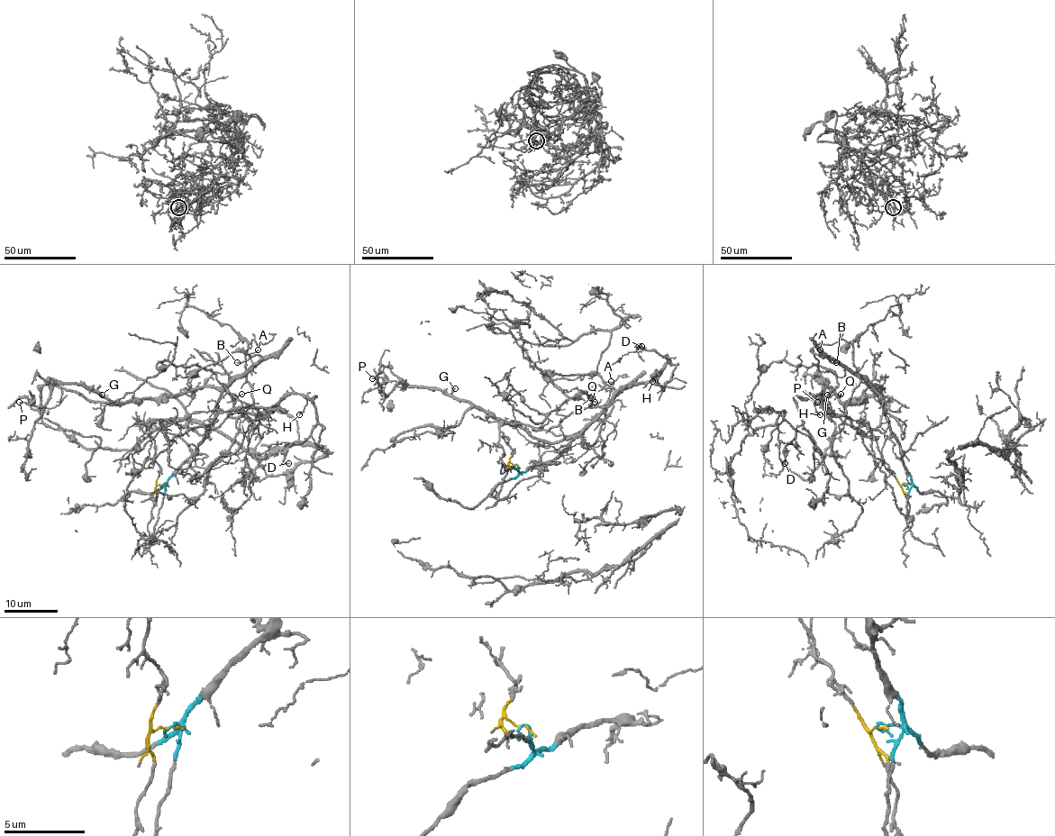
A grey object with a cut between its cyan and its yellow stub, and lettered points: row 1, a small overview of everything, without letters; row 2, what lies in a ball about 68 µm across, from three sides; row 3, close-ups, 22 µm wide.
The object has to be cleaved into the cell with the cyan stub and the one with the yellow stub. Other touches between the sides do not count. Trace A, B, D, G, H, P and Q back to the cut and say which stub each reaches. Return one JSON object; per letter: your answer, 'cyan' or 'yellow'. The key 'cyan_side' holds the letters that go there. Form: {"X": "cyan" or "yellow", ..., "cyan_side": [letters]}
{"A": "cyan", "B": "cyan", "D": "yellow", "G": "cyan", "H": "yellow", "P": "cyan", "Q": "yellow", "cyan_side": ["A", "B", "G", "P"]}

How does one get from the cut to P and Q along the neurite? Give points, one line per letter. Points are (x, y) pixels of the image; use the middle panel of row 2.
P: (517, 464), (517, 471), (523, 472), (551, 461), (574, 438), (541, 441), (440, 390), (372, 377)
Q: (517, 466), (500, 427), (557, 426), (581, 410), (606, 407), (613, 388), (591, 386), (587, 396), (595, 402)

